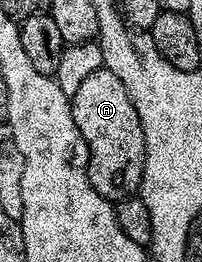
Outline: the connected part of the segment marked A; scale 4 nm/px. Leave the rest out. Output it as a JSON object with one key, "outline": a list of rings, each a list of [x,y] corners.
{"outline":[[[108,68],[94,70],[88,78],[83,79],[82,86],[78,86],[71,93],[72,113],[74,122],[82,134],[88,147],[88,177],[90,186],[98,190],[108,200],[113,202],[125,200],[127,196],[135,196],[140,191],[142,170],[144,169],[144,135],[142,122],[138,118],[138,110],[134,110],[134,102],[130,102],[130,94],[122,81]]]}

